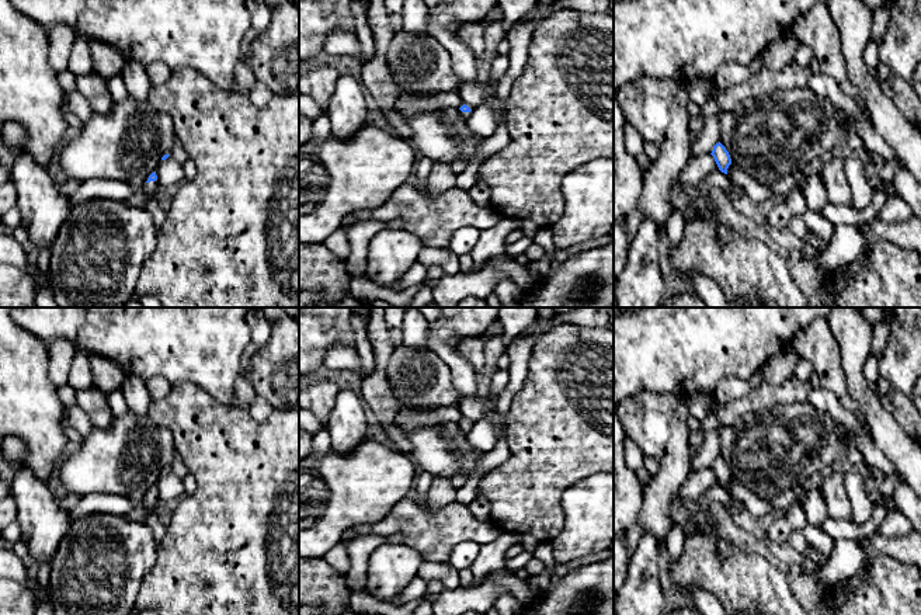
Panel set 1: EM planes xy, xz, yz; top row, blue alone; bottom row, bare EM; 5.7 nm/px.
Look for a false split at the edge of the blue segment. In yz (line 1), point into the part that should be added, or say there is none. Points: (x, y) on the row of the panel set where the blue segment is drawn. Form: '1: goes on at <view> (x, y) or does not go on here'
1: does not go on here

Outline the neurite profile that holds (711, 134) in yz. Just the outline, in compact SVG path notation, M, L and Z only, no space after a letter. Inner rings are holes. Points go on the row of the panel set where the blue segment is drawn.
M720 112L705 118L703 129L699 138L691 145L692 156L709 154L713 146L720 142Z

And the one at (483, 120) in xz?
M484 100L470 111L468 125L470 131L482 139L491 136L498 124L498 108L494 101Z

